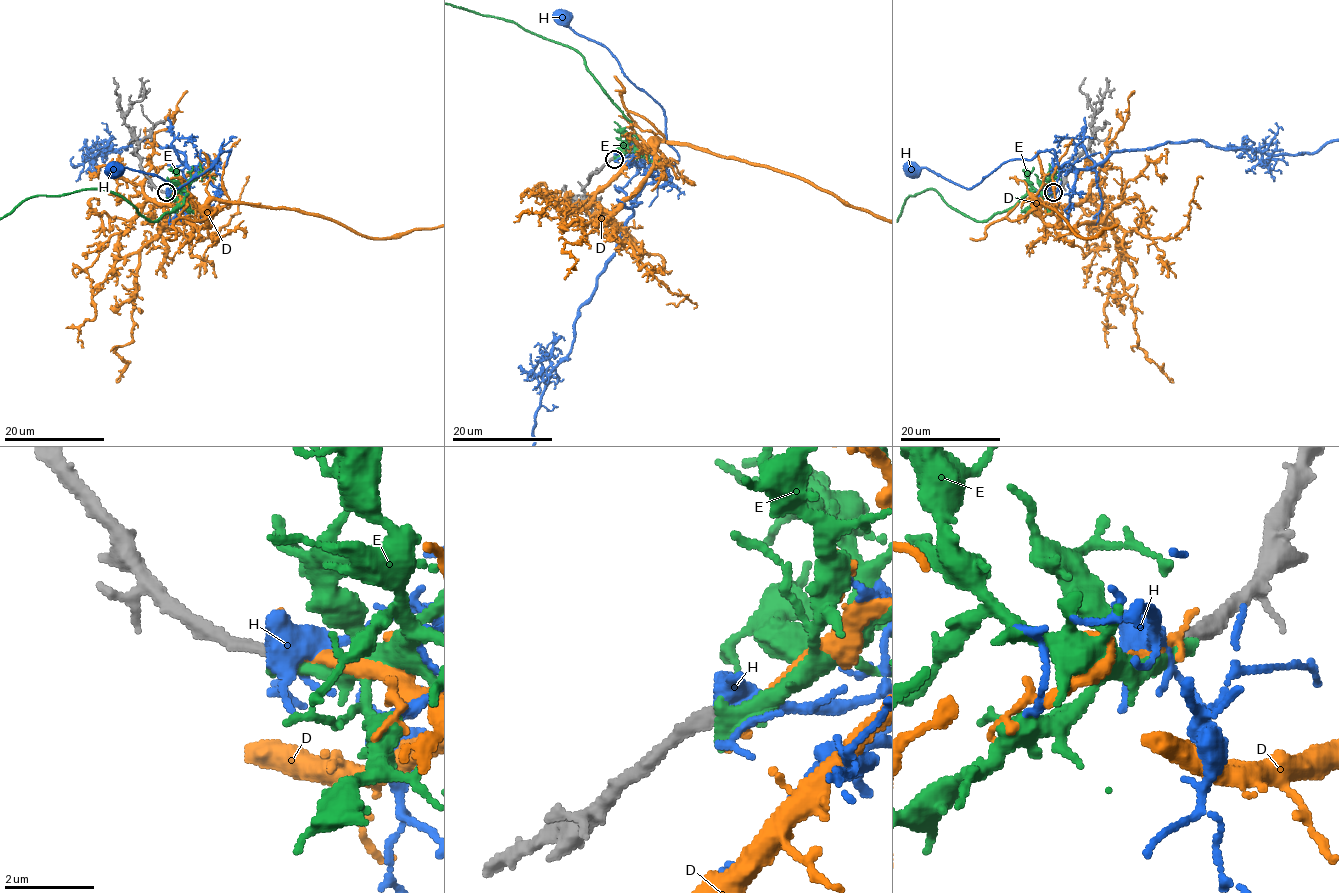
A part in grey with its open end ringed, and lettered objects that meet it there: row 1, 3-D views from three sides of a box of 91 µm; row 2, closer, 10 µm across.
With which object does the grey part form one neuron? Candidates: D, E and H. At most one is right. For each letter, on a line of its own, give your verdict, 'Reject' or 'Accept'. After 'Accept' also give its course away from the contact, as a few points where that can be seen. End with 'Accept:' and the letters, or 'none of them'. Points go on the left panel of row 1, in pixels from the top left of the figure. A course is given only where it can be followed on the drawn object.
D: Accept
E: Reject
H: Reject
Accept: D

